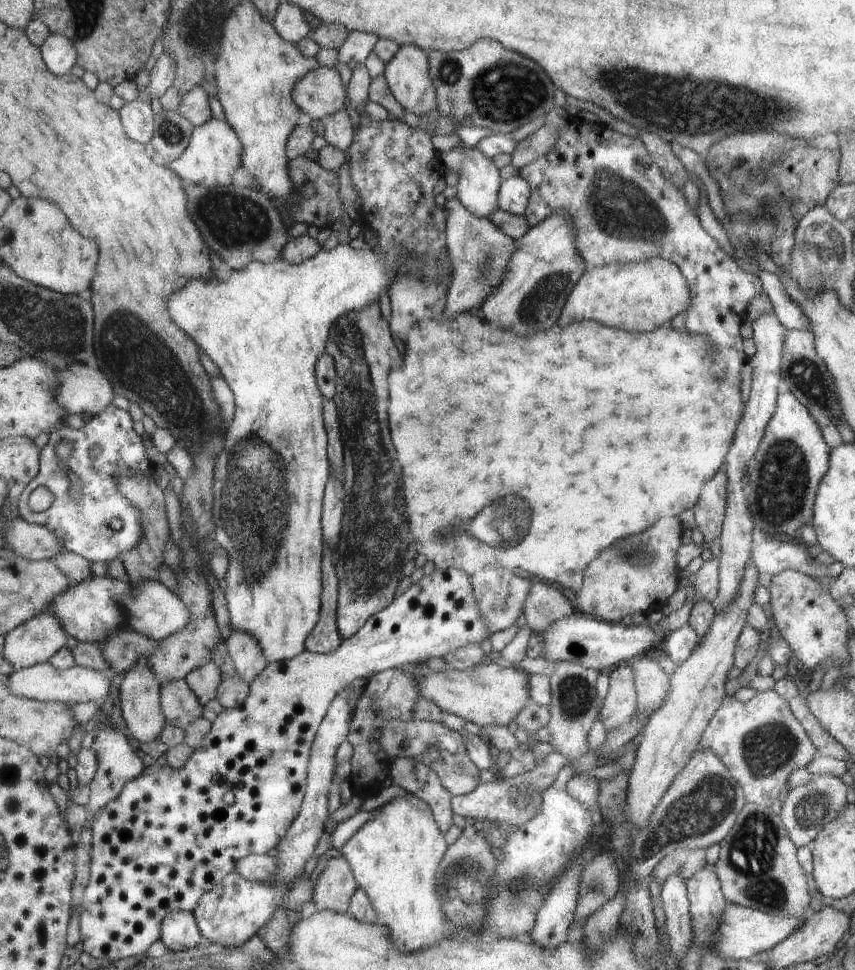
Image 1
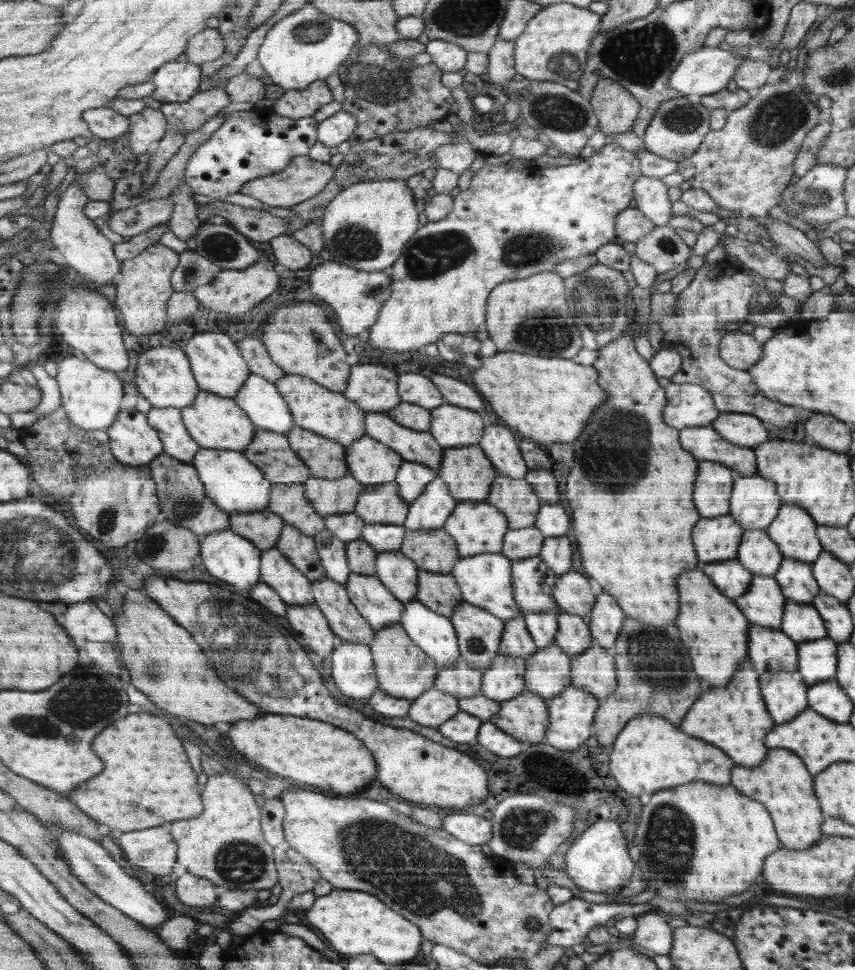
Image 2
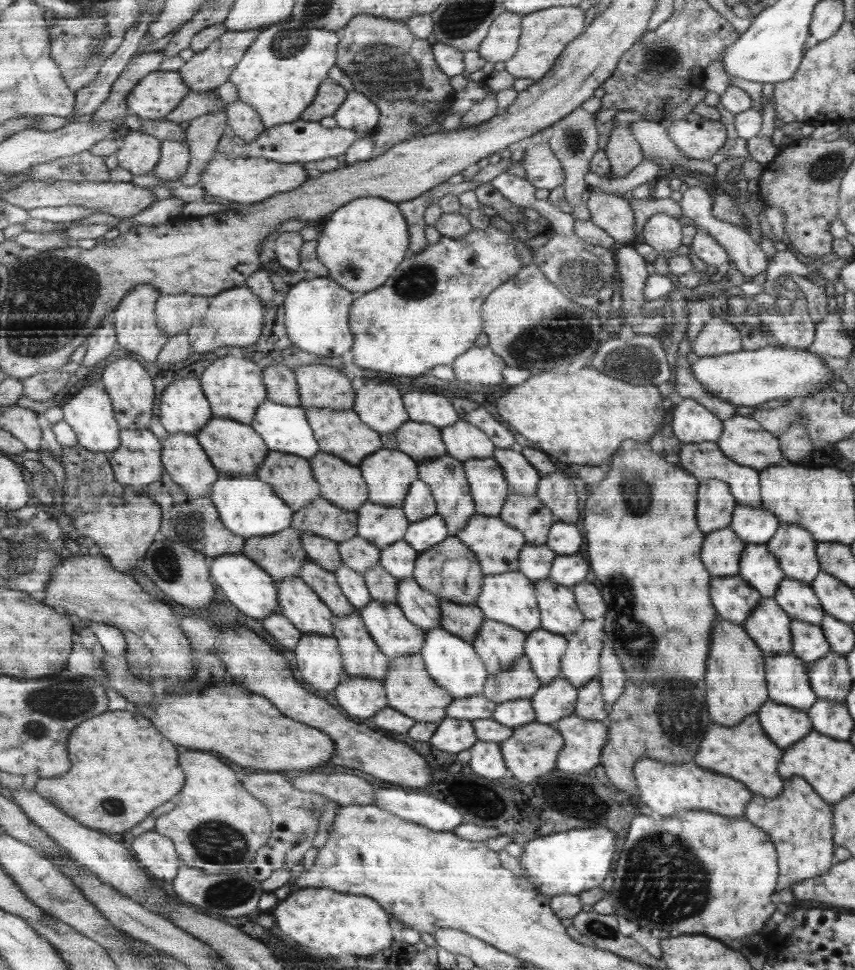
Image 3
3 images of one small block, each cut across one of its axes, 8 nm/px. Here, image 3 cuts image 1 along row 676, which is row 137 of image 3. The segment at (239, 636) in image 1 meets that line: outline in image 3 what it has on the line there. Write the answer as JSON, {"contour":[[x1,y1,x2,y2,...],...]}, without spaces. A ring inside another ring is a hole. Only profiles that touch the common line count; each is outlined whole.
{"contour":[[240,99,228,106,229,126,236,131,236,136,250,144,256,140,260,133,266,128,259,111,250,106,246,101]]}

